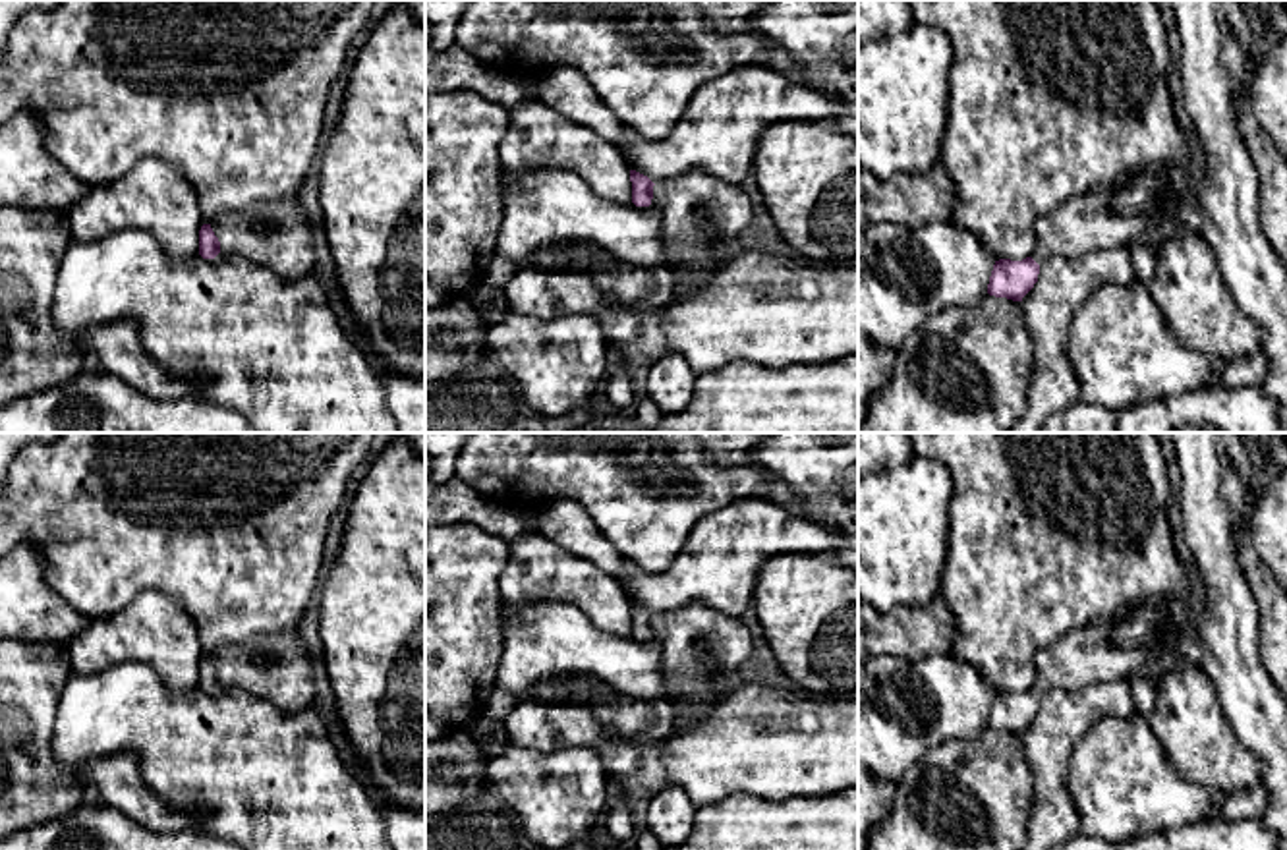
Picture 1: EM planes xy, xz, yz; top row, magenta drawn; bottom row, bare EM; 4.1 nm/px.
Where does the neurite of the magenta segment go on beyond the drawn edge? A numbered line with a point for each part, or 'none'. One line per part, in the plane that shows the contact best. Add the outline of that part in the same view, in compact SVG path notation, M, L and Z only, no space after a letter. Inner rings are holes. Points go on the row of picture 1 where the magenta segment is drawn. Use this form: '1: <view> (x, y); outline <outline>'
1: xy (277, 234); outline M300 195L218 212L209 224L224 255L243 257L286 280L313 272L311 222Z

